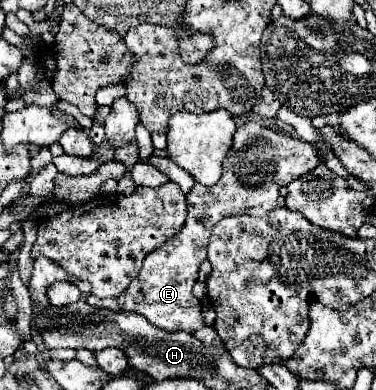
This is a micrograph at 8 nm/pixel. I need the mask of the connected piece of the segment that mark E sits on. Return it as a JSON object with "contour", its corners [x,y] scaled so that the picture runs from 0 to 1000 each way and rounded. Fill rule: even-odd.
{"contour":[[[652,315],[630,331],[620,382],[593,418],[593,454],[577,474],[519,474],[497,500],[497,567],[471,608],[444,618],[428,638],[386,659],[380,685],[359,721],[306,767],[237,762],[242,782],[285,787],[301,797],[359,797],[396,818],[407,833],[444,849],[497,849],[545,885],[582,885],[588,864],[566,838],[551,838],[535,813],[535,777],[513,756],[529,679],[551,664],[551,628],[566,582],[609,551],[699,556],[737,531],[742,485],[822,444],[854,418],[848,377],[758,341],[731,341],[689,315]]]}

